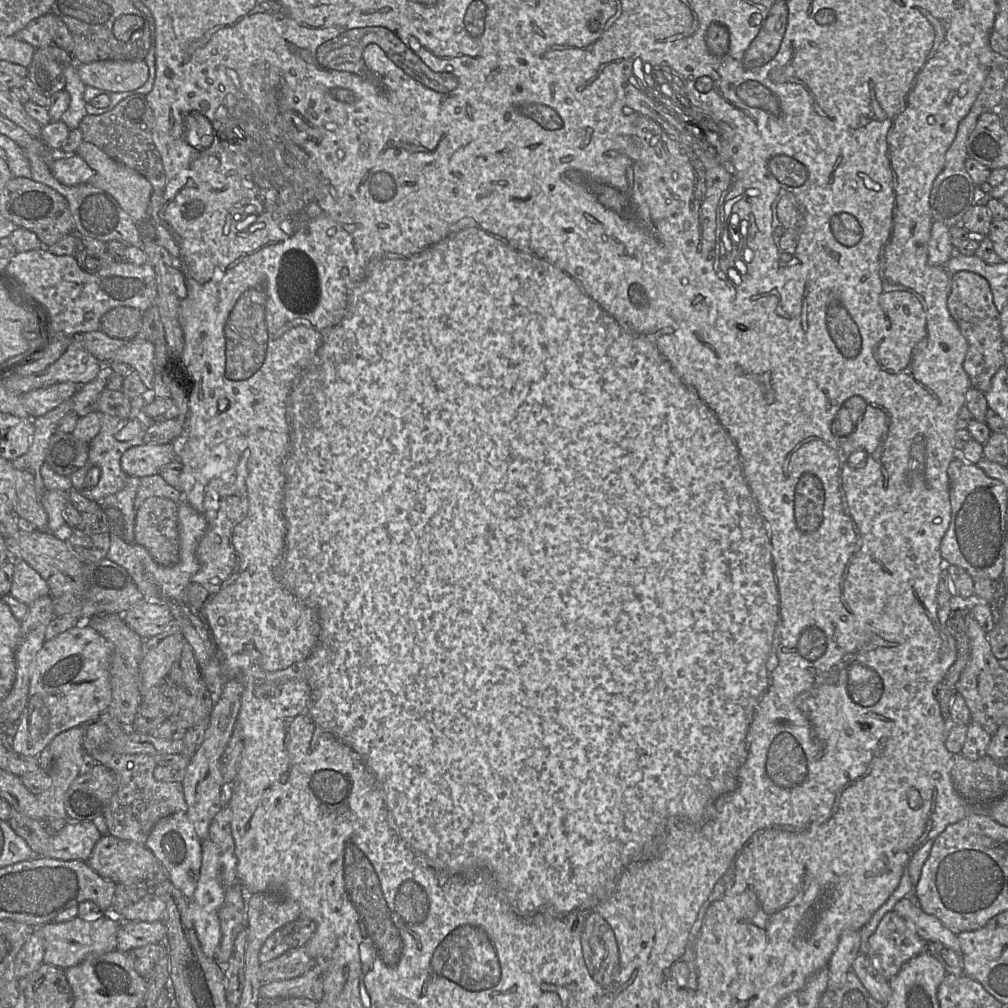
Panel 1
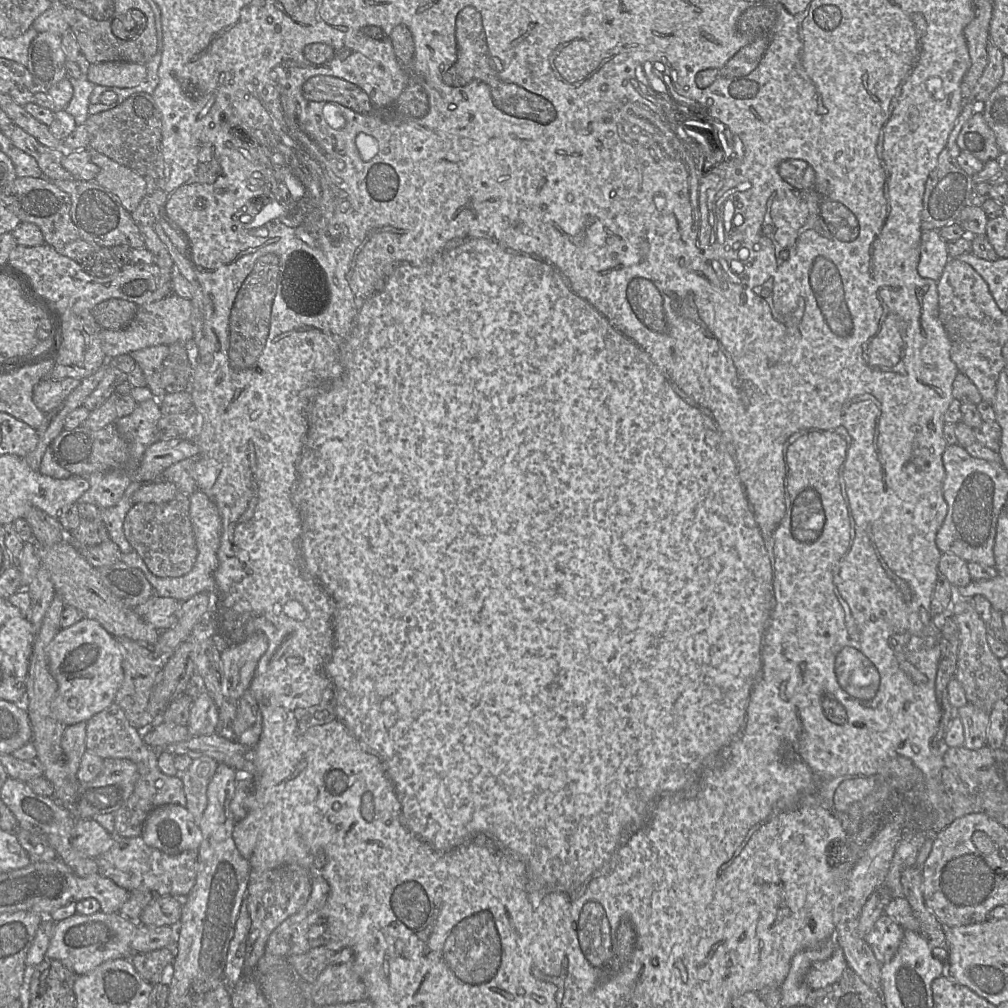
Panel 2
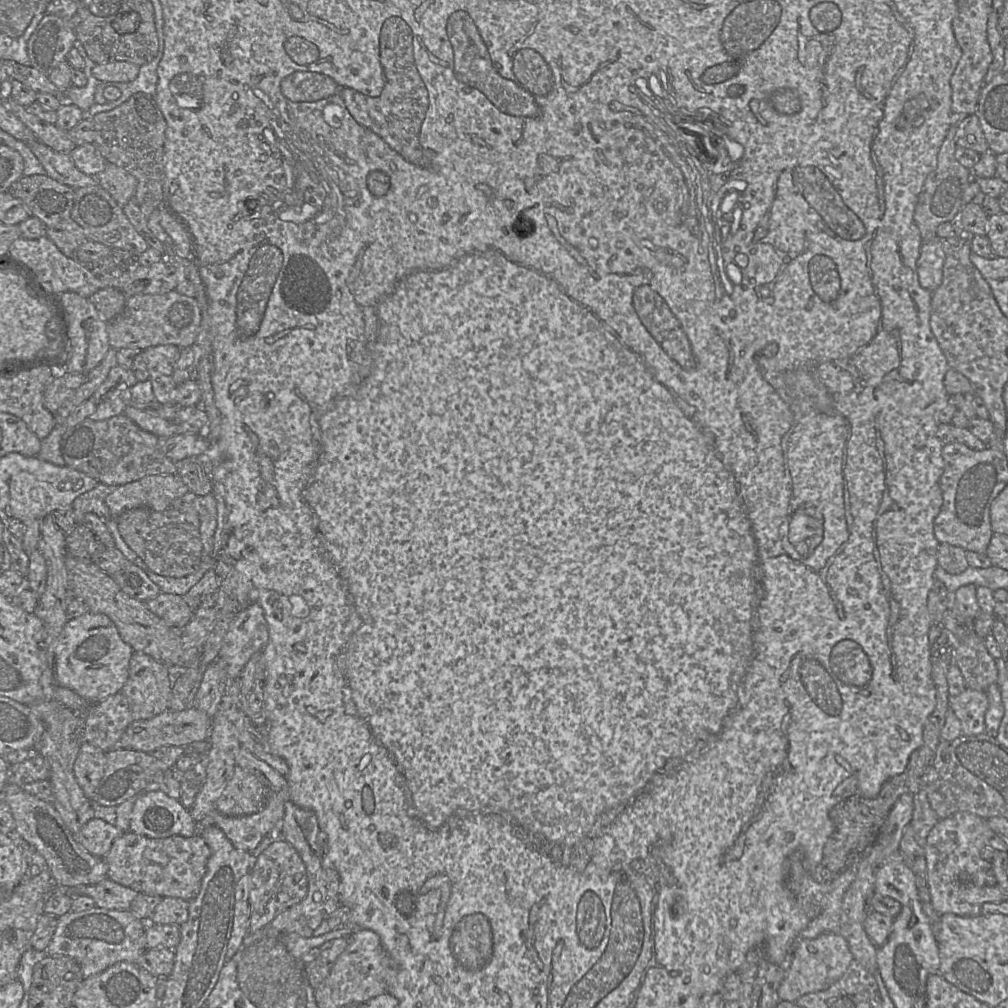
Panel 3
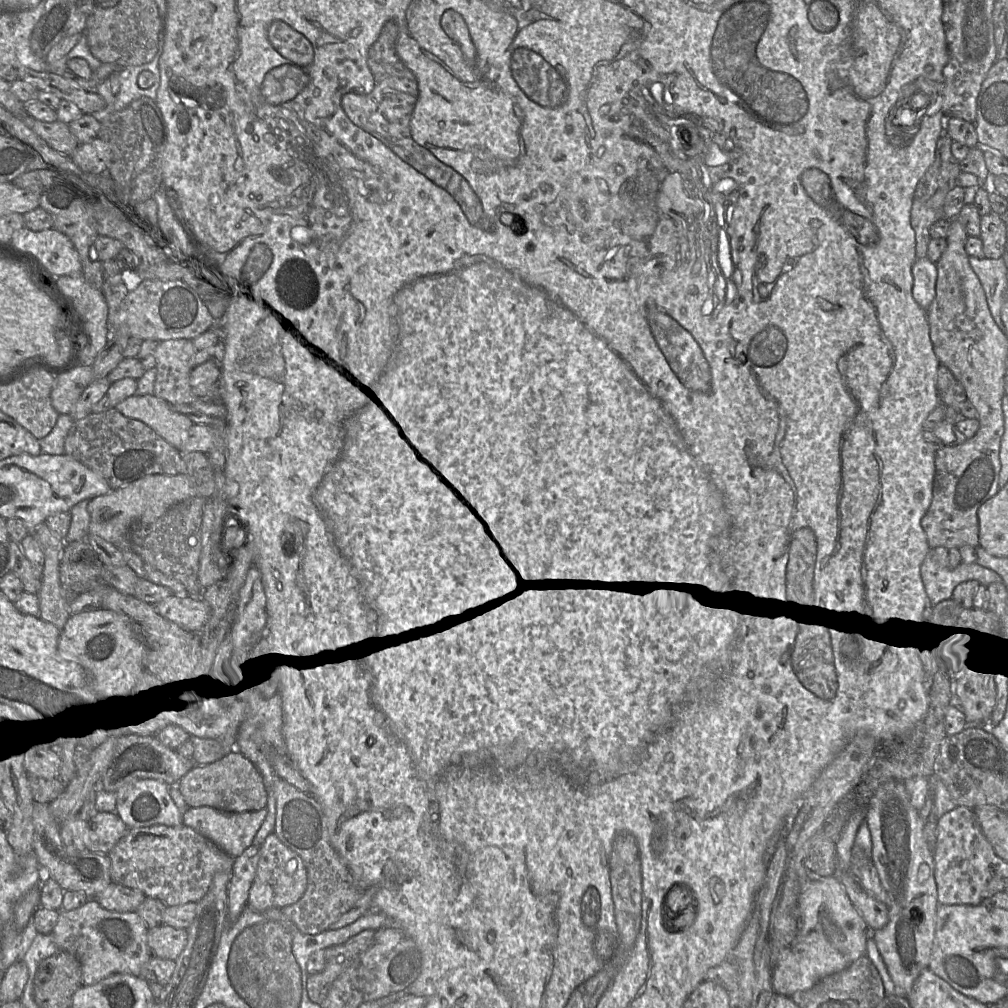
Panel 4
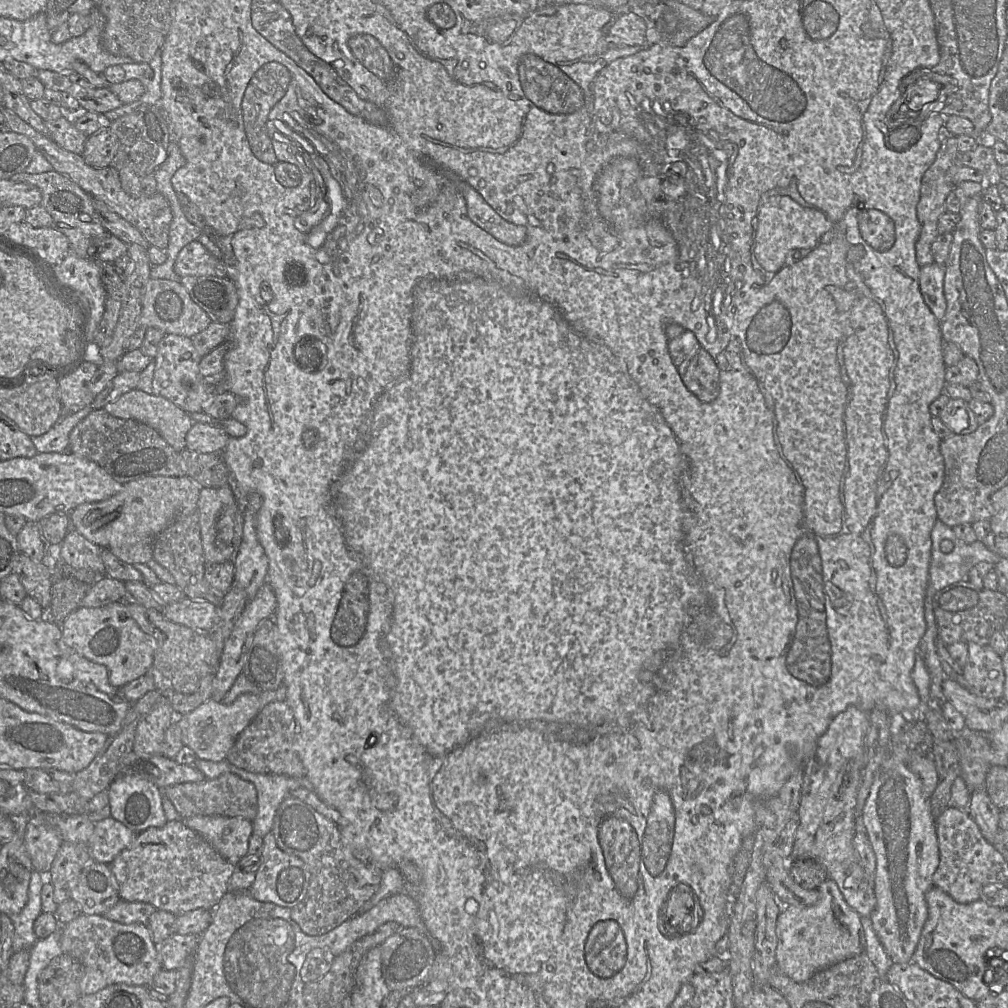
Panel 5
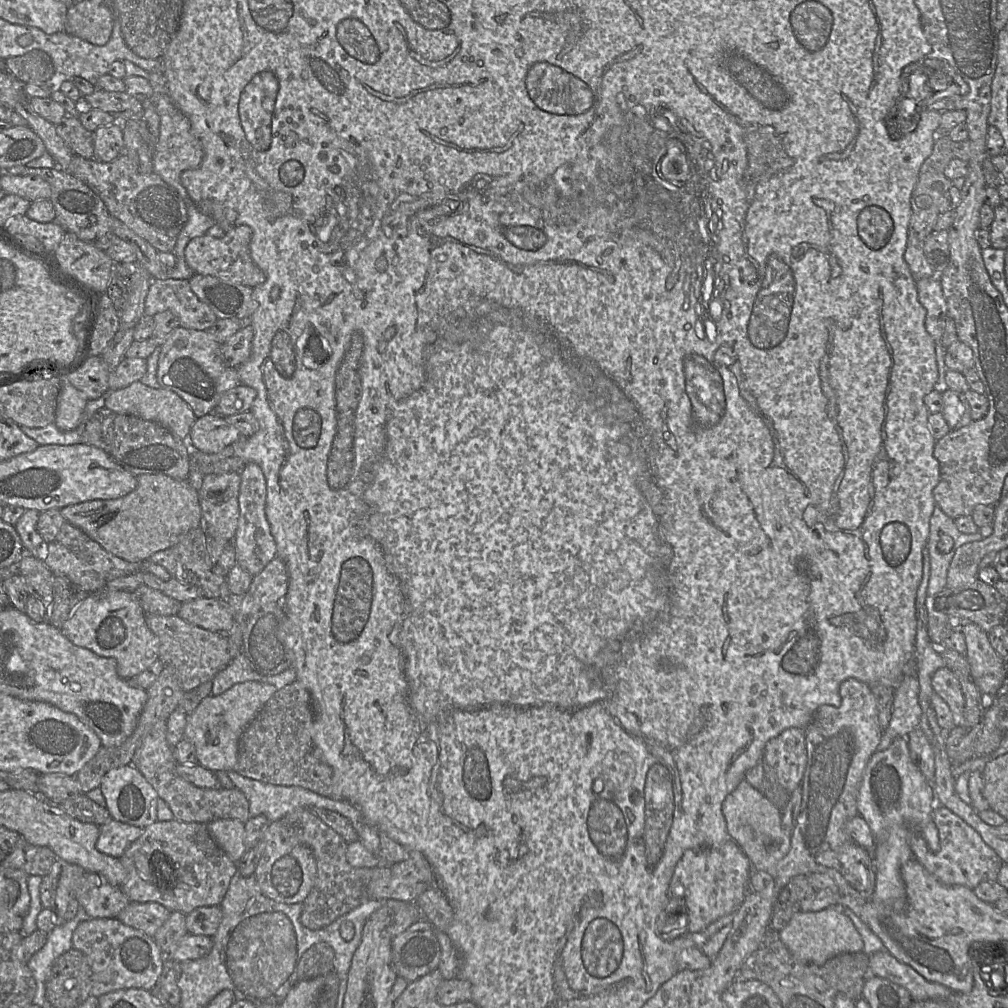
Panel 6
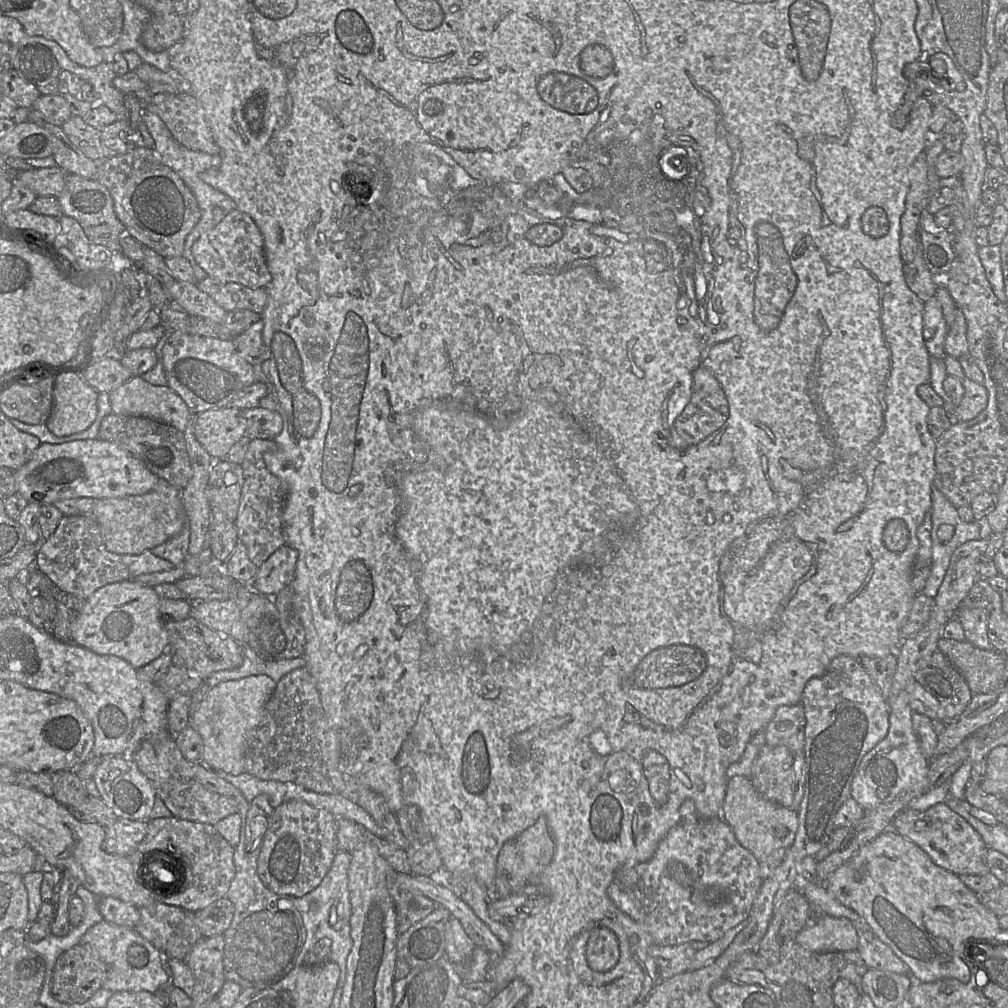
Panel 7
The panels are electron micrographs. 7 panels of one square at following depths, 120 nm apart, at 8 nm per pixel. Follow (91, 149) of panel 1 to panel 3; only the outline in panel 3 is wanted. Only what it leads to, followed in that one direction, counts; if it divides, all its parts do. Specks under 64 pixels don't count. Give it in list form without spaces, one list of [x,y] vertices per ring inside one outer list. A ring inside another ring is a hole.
[[[110,162],[95,176],[97,184],[107,191],[121,206],[125,206],[137,189],[137,179],[129,172]]]

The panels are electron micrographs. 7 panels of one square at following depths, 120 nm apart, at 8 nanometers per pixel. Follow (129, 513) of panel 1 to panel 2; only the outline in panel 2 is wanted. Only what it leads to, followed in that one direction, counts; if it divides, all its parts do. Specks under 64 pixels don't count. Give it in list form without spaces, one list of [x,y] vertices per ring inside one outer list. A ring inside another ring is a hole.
[[[132,481],[114,506],[99,509],[100,519],[108,530],[109,539],[116,543],[120,551],[125,554],[132,552],[133,548],[125,537],[123,523],[128,511],[134,505],[132,495],[141,484],[139,481]]]

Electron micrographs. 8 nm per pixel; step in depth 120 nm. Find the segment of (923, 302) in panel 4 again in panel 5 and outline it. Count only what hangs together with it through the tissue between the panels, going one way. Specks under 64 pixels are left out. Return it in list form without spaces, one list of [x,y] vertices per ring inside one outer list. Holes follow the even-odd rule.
[[[935,262],[920,267],[919,288],[922,297],[932,314],[941,321],[946,311],[943,292],[945,266]]]

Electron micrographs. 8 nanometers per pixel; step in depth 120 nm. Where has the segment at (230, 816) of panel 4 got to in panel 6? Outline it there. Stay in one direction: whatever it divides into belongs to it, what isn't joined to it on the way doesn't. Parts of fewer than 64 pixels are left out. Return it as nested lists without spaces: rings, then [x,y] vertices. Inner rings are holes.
[[[218,819],[206,824],[208,831],[230,859],[237,863],[245,849],[245,823],[238,819]]]

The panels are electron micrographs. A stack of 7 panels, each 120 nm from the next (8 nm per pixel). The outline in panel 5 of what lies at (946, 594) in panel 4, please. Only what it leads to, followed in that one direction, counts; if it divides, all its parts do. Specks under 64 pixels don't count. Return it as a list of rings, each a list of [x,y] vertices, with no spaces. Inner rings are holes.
[[[939,519],[936,520],[931,532],[931,562],[929,580],[935,591],[967,579],[969,571],[980,562],[996,565],[1001,557],[989,550],[982,541],[965,543],[956,538],[953,529]],[[951,540],[954,549],[950,553],[940,550],[941,541]]]

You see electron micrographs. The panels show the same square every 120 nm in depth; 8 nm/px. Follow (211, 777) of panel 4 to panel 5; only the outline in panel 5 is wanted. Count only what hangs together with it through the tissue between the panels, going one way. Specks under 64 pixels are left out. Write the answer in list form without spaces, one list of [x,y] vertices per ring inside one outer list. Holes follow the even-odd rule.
[[[224,773],[215,779],[204,779],[200,782],[189,782],[166,788],[160,788],[163,797],[167,797],[174,805],[181,819],[193,816],[224,816],[224,817],[243,817],[253,821],[258,811],[257,790],[253,783],[242,779],[233,773]]]

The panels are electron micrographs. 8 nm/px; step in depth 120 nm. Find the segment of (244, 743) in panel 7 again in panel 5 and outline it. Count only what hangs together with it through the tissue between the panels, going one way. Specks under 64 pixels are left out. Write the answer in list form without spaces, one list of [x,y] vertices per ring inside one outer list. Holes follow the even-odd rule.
[[[245,693],[229,705],[210,699],[190,713],[176,717],[175,723],[181,730],[183,744],[191,748],[198,759],[218,762],[226,759],[239,734],[262,709],[257,695]]]

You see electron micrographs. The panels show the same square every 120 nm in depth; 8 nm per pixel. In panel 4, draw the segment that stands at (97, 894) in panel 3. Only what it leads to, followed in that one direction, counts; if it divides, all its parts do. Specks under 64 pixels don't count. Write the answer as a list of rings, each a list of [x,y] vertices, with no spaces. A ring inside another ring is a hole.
[[[111,883],[95,899],[106,910],[125,913],[136,912],[145,898],[137,889]]]

